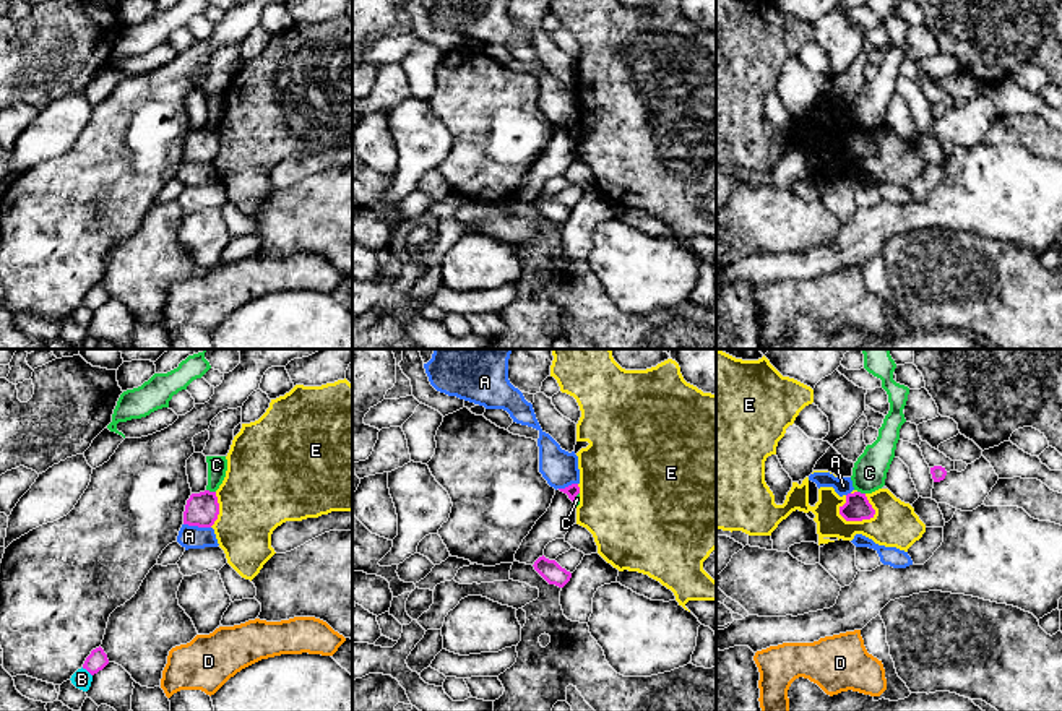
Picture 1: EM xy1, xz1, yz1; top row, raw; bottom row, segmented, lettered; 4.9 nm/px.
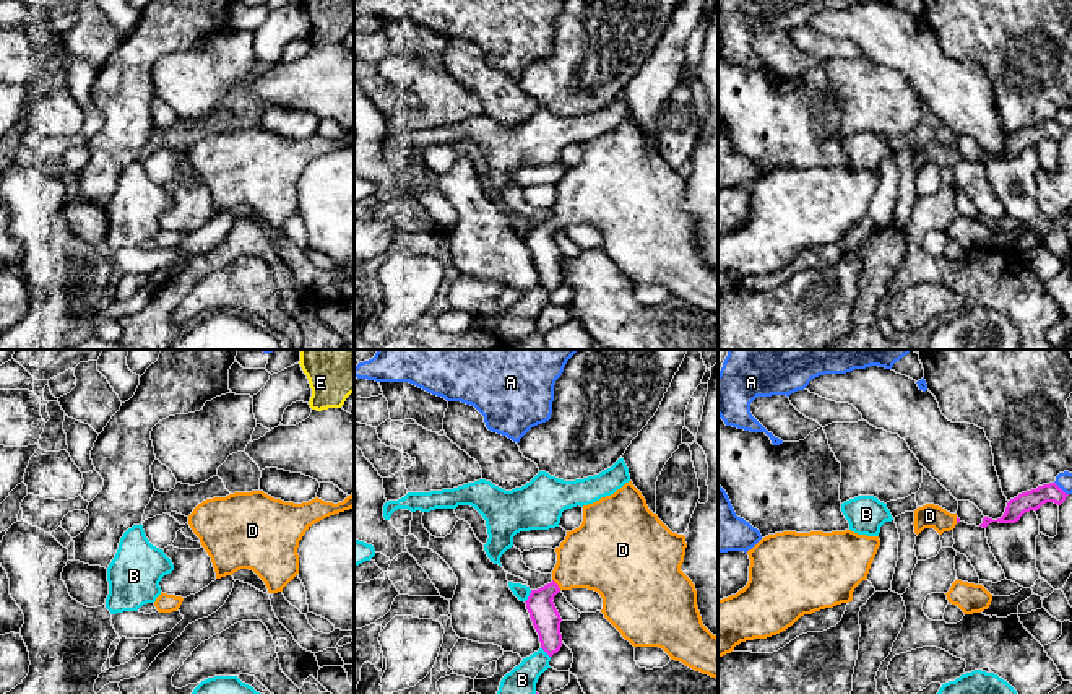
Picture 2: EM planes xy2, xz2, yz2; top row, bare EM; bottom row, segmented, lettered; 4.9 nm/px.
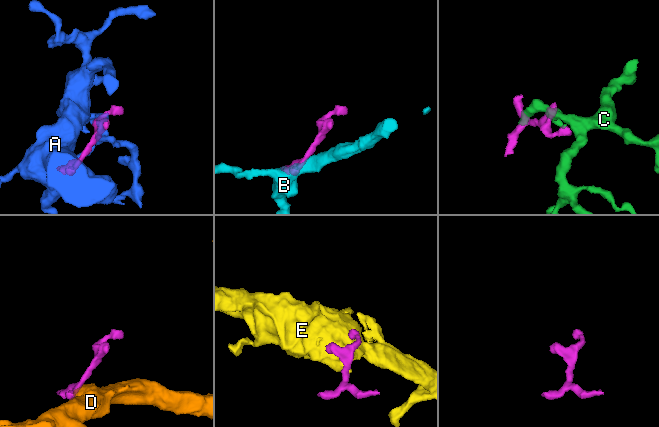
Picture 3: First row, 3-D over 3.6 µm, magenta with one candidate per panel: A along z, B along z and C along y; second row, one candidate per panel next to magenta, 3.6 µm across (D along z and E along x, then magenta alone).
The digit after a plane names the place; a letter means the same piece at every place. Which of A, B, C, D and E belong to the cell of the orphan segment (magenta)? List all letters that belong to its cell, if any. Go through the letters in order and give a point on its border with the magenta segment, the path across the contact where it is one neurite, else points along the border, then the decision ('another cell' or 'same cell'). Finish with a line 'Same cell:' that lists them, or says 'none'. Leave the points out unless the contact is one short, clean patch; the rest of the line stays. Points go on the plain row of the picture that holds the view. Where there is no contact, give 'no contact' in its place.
A: xy1 (197, 161) | another cell
B: xz2 (528, 233) | another cell
C: xy1 (211, 129) | along xy1 (207, 125), (215, 129) | another cell
D: xz2 (556, 220) | across xz2 (546, 255), (546, 231), (556, 220), (583, 197), (598, 192) | same cell
E: yz1 (848, 156) | another cell
Same cell: D

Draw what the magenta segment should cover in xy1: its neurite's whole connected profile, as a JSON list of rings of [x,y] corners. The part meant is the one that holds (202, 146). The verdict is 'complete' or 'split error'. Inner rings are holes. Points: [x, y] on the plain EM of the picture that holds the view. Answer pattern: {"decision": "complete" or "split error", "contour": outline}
{"decision": "complete", "contour": [[[216,128],[192,130],[183,148],[183,161],[211,164],[219,151]]]}

